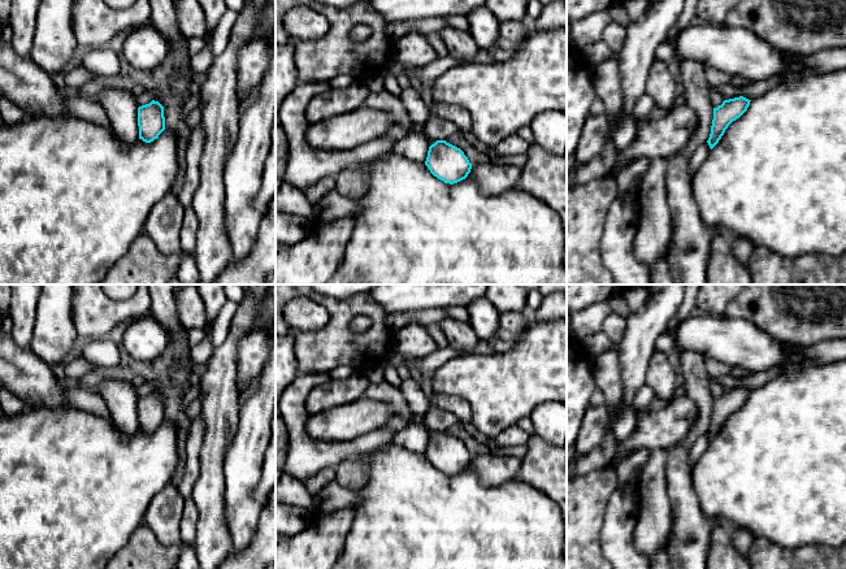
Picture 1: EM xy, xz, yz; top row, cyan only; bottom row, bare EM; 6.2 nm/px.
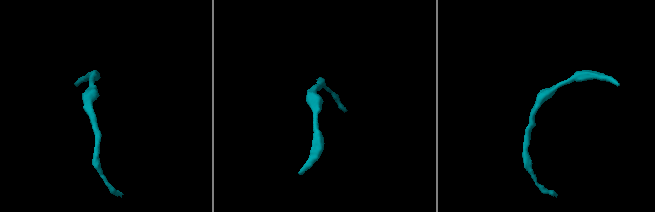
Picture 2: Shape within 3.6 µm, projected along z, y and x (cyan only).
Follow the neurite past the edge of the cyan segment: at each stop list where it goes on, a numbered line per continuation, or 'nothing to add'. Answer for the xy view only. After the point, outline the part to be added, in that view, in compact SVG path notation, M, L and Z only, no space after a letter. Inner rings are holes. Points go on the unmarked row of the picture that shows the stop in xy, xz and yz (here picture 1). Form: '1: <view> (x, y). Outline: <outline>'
nothing to add

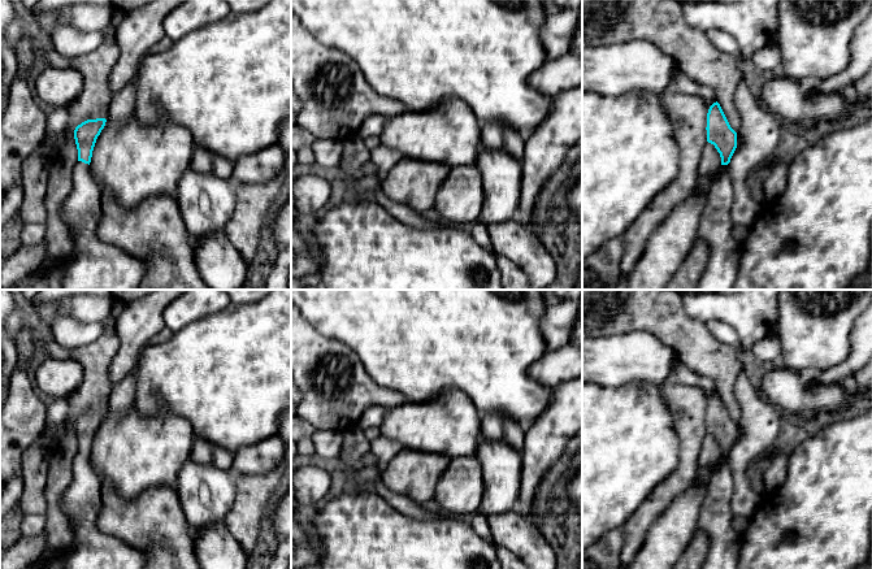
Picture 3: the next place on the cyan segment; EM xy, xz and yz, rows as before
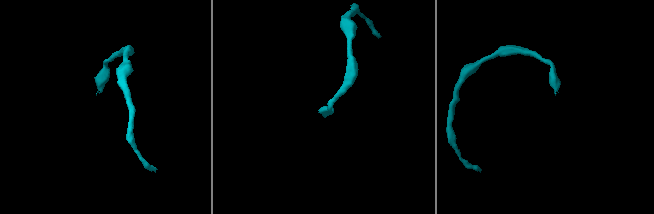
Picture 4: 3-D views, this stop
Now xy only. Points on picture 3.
1: xy (81, 504). Outline: M77 453L73 473L73 482L60 501L74 534L70 547L60 556L62 569L144 569L143 552L96 527L103 479L94 472L88 455Z

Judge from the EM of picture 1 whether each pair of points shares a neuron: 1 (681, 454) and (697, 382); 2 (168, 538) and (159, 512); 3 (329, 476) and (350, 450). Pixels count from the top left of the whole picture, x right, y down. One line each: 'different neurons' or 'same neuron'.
1: different neurons
2: same neuron
3: different neurons

